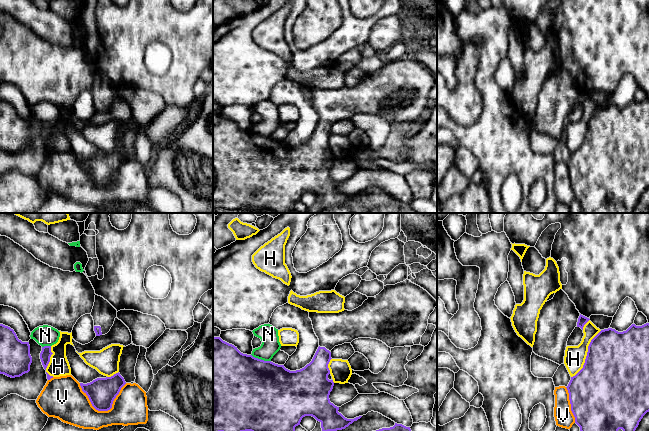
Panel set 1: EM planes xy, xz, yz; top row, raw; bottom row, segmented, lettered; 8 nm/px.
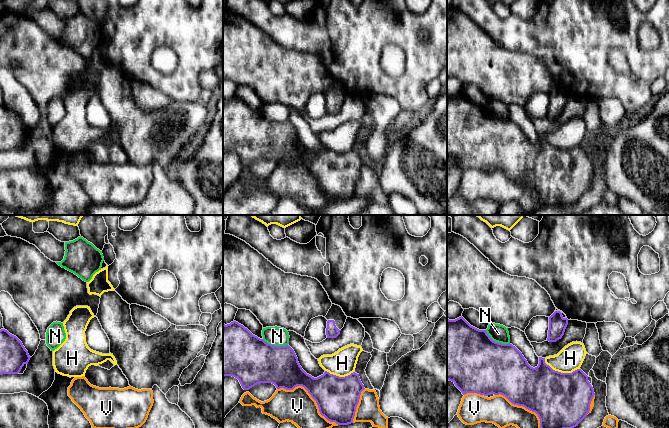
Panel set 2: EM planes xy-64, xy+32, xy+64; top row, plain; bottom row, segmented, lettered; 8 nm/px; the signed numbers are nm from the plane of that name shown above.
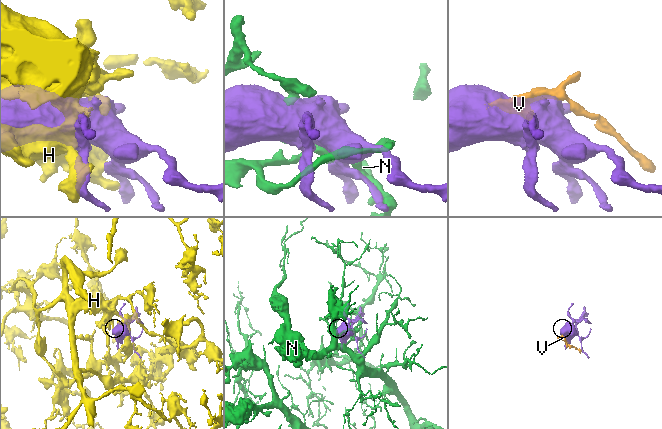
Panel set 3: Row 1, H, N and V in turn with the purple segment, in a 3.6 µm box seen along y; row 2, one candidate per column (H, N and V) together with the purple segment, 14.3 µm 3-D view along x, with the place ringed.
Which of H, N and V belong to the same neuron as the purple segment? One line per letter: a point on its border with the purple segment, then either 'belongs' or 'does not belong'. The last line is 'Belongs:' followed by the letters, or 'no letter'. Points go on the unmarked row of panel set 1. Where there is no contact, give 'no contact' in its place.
H: yz (587, 130) | does not belong
N: xz (260, 135) | does not belong
V: xy (103, 186) | does not belong
Belongs: no letter

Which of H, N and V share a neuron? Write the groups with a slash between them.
H / N / V

